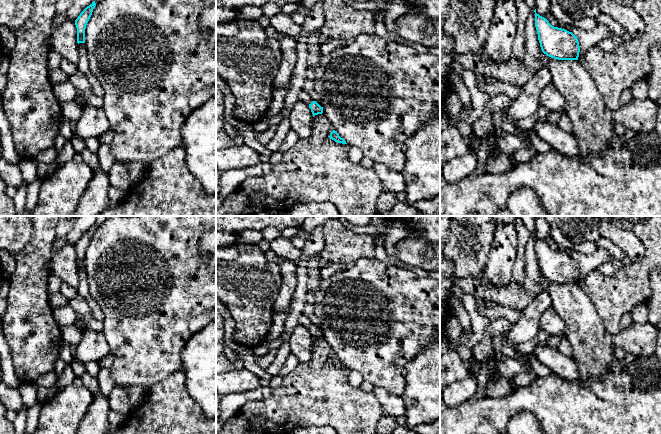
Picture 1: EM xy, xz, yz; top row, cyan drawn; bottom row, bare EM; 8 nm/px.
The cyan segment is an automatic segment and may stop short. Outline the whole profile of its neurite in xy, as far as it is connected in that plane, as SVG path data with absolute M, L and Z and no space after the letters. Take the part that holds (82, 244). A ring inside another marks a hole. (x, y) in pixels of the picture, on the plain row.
M95 225L91 229L87 230L75 244L75 249L77 252L77 267L85 267L85 253L86 249L92 239L93 233L95 232Z

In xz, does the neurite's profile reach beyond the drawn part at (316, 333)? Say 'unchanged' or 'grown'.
grown

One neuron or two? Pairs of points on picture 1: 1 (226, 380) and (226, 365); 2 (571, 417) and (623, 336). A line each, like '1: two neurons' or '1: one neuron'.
1: two neurons
2: two neurons

